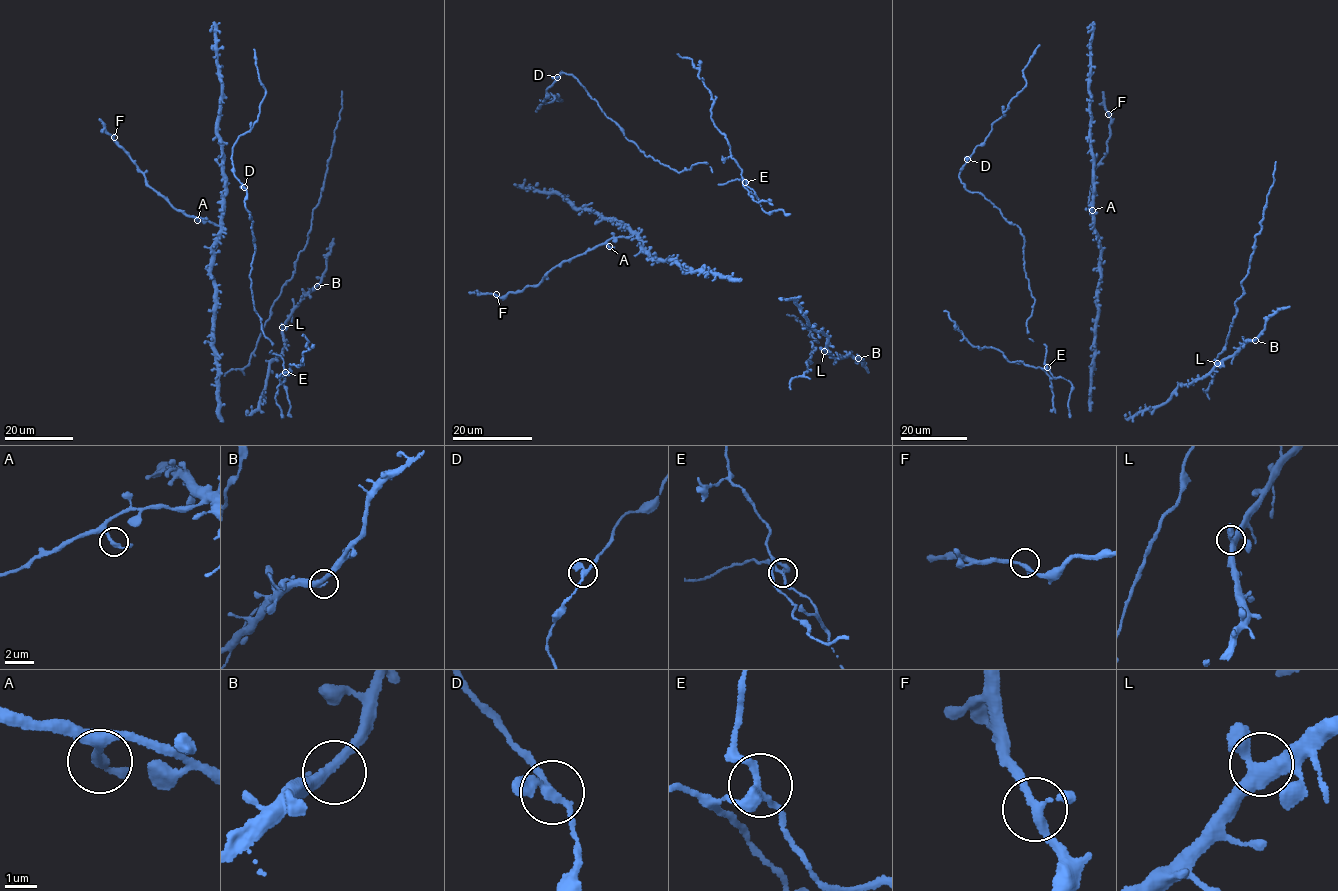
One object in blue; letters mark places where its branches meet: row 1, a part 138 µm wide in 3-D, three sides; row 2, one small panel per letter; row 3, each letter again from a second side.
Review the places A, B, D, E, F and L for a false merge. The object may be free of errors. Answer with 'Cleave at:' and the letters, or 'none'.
Cleave at: none

